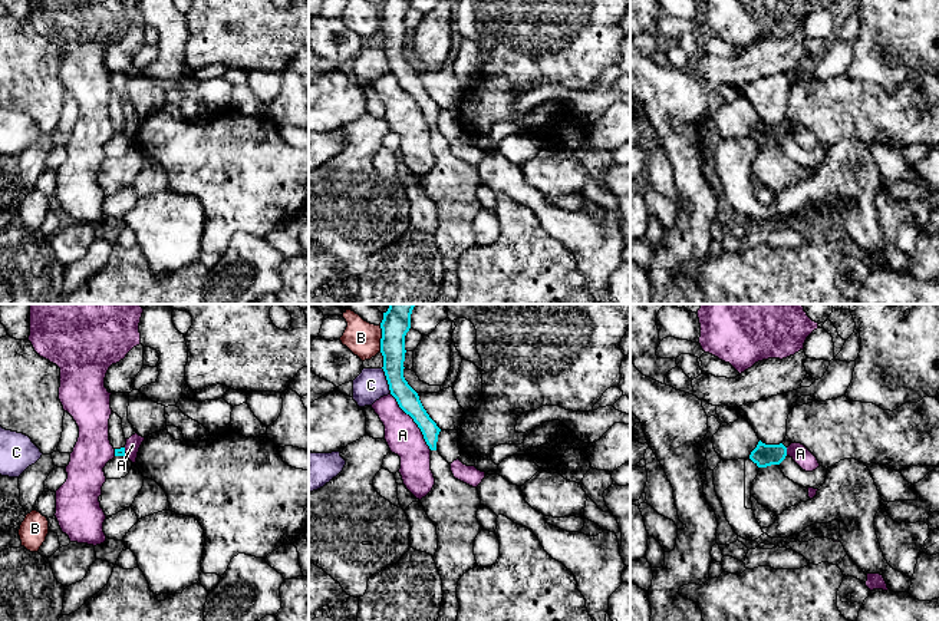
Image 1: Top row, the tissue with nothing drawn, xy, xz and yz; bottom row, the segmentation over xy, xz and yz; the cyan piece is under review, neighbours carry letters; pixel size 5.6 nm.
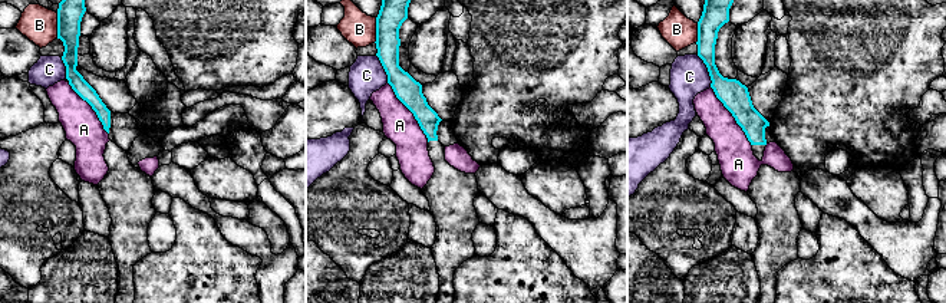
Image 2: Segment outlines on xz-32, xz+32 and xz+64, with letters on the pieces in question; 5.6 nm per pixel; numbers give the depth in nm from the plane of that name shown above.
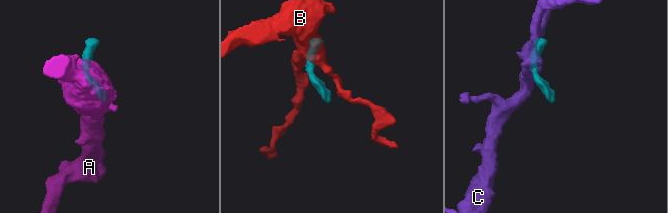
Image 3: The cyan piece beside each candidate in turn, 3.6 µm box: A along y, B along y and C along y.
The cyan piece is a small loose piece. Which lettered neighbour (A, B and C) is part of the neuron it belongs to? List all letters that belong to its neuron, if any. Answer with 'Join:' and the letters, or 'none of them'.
Join: none of them

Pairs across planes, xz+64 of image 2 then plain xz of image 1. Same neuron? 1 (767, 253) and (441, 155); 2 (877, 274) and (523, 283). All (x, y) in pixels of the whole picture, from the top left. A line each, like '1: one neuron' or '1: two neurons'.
1: one neuron
2: one neuron

